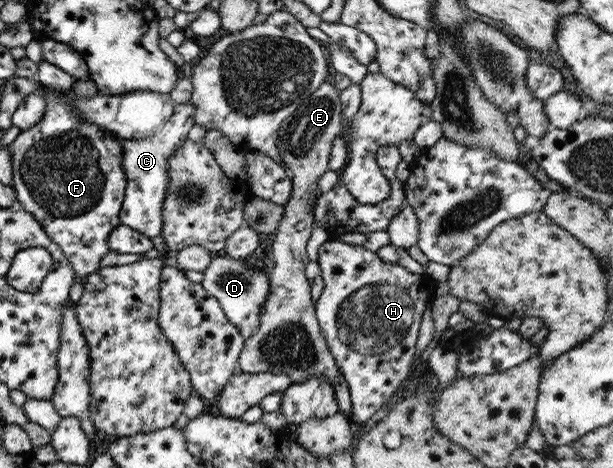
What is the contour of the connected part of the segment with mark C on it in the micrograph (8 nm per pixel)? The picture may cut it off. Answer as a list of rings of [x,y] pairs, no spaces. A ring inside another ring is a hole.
[[[188,101],[180,105],[175,104],[168,122],[159,126],[154,134],[144,140],[120,139],[116,138],[114,133],[110,133],[112,139],[122,147],[121,169],[126,179],[124,197],[119,211],[120,225],[128,226],[146,238],[159,235],[162,225],[162,199],[168,185],[167,159],[187,140],[187,133],[193,125],[194,106]]]

